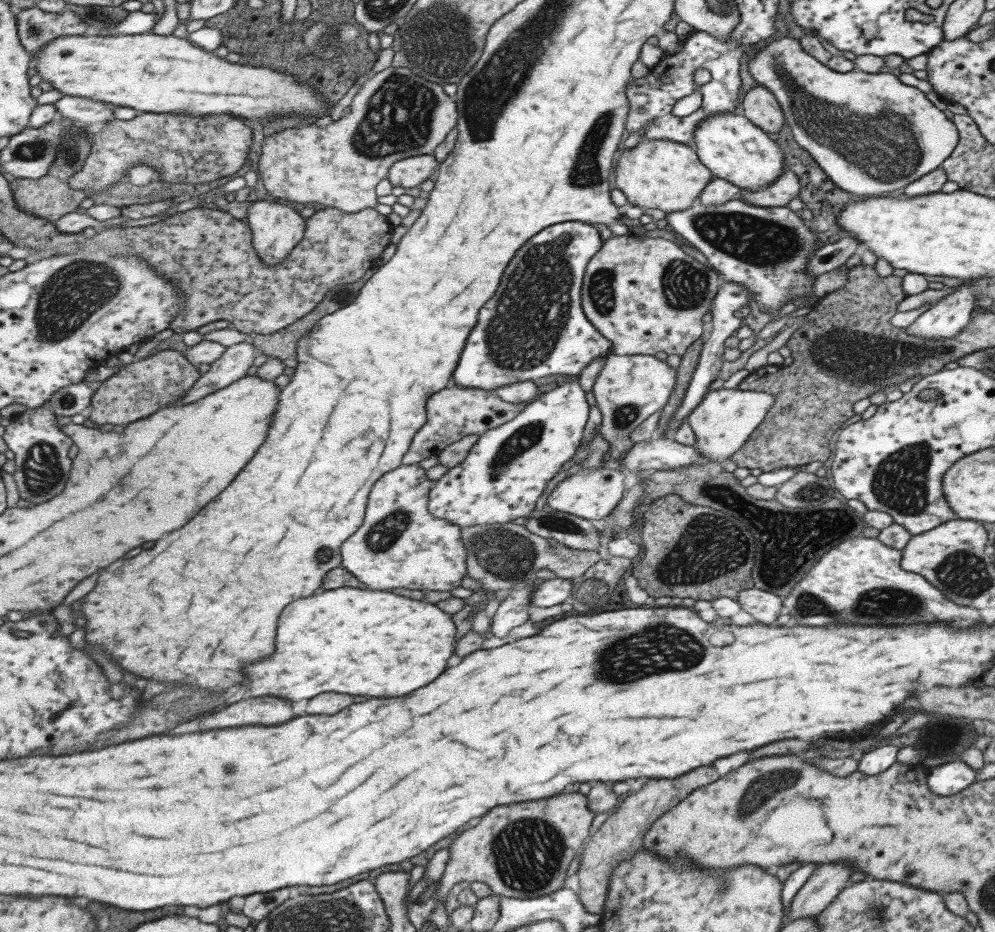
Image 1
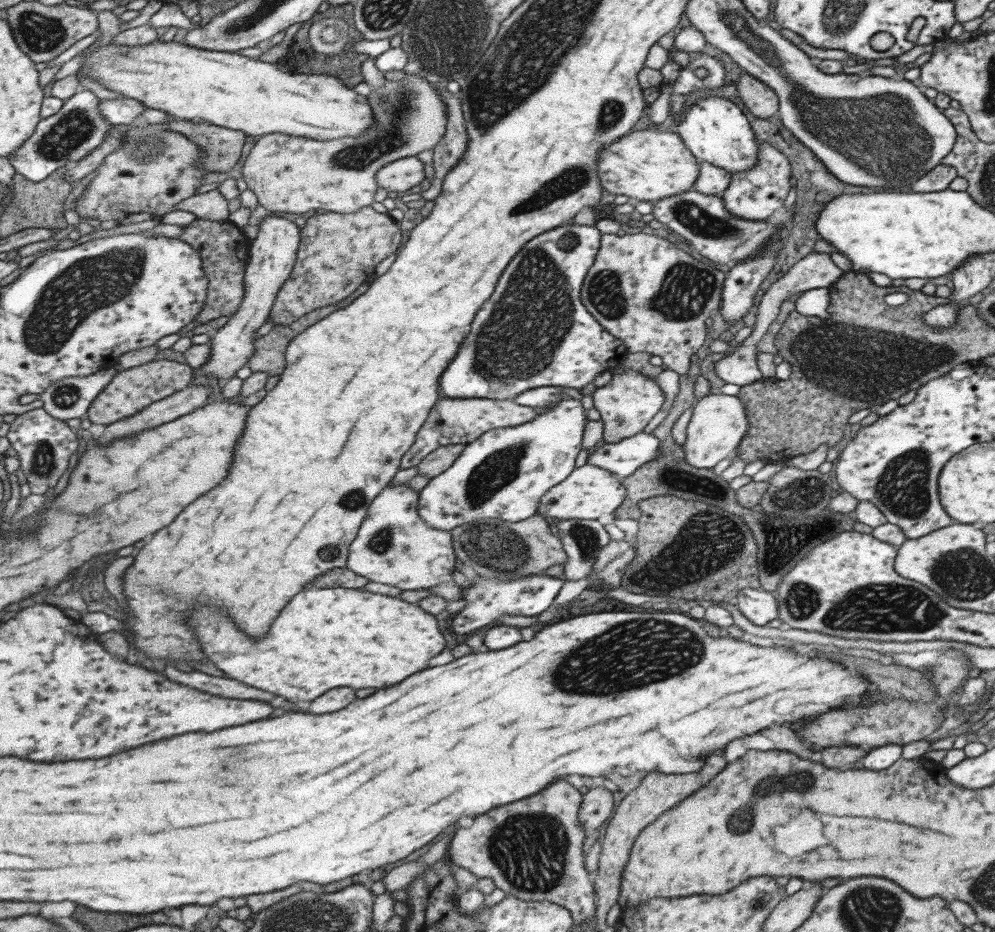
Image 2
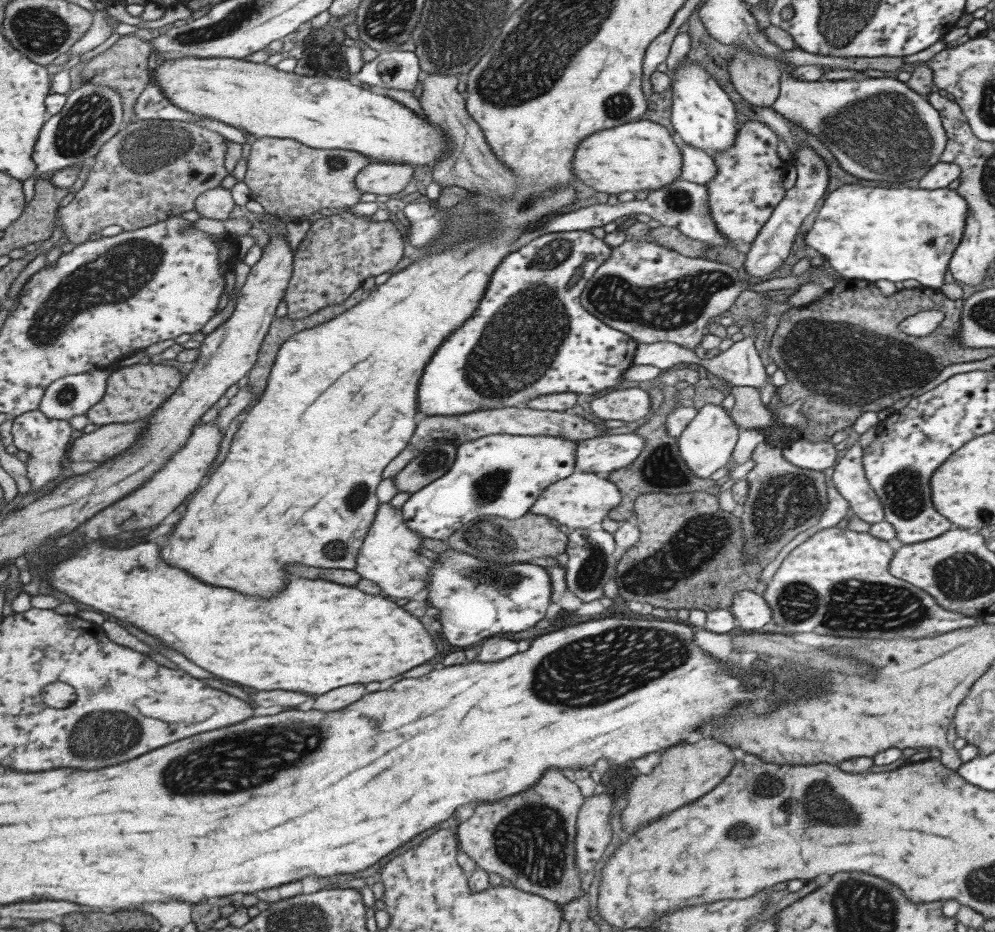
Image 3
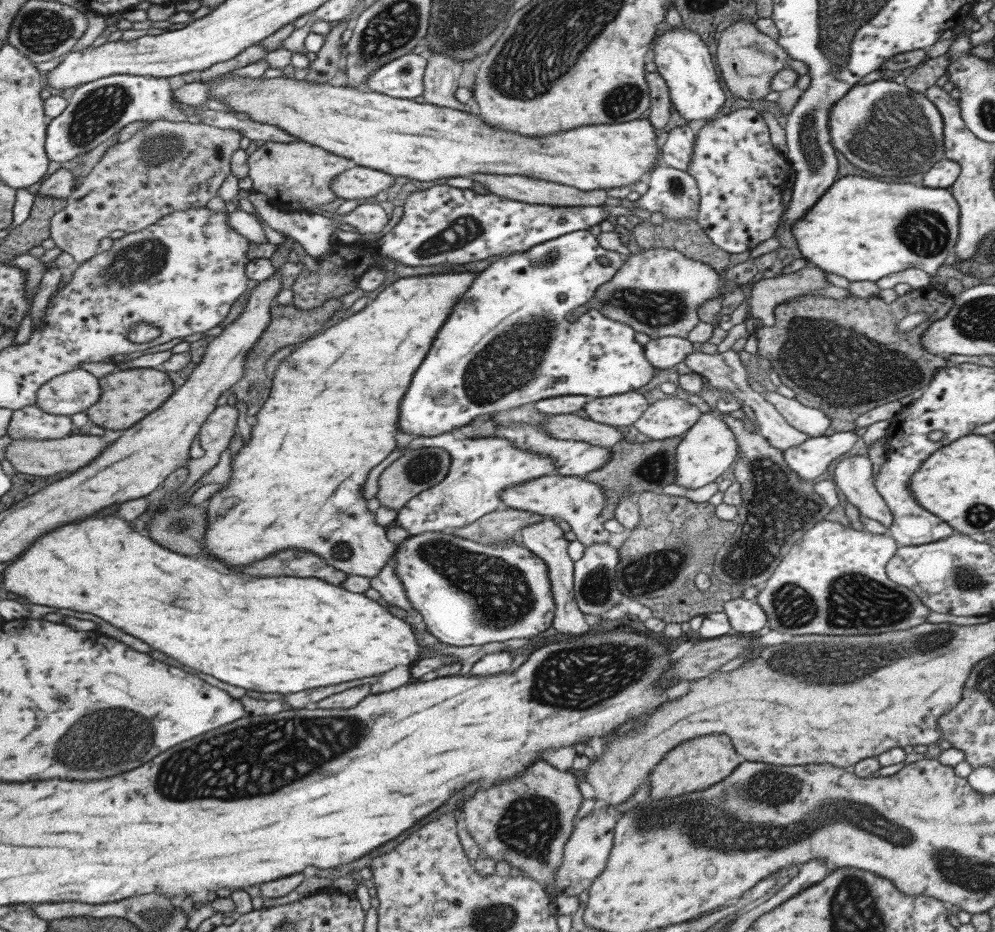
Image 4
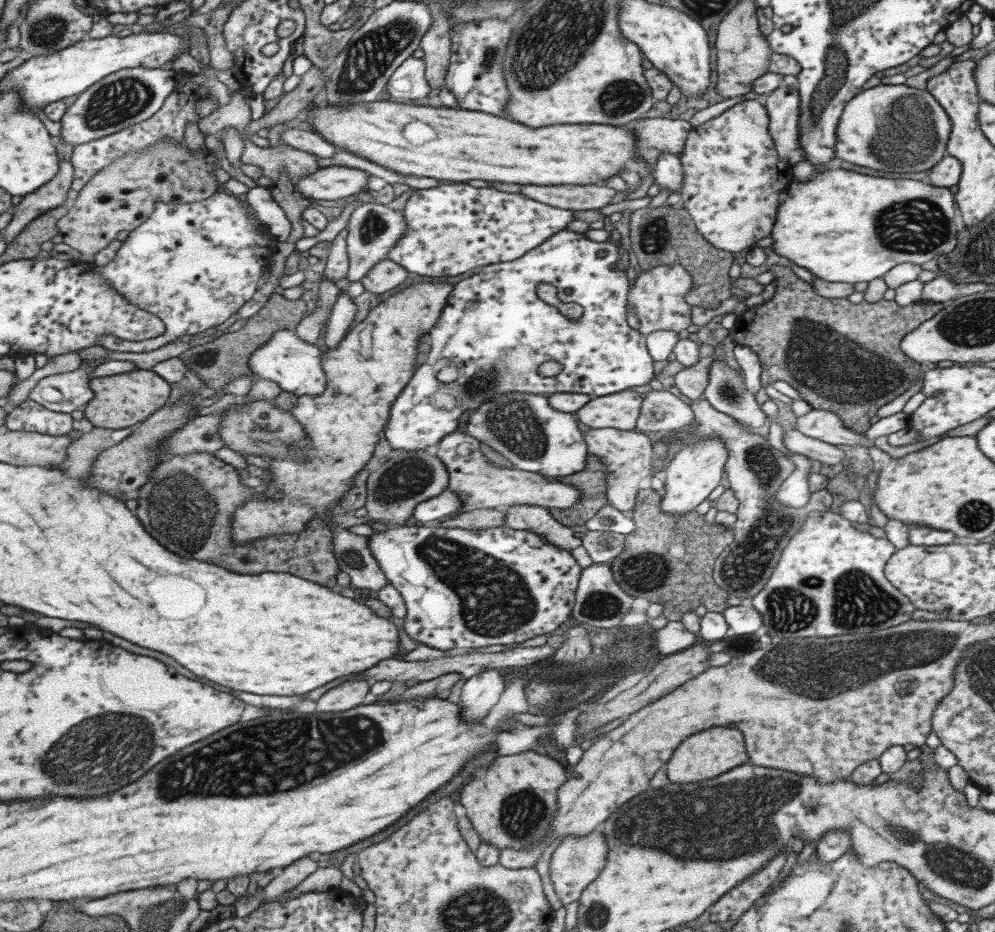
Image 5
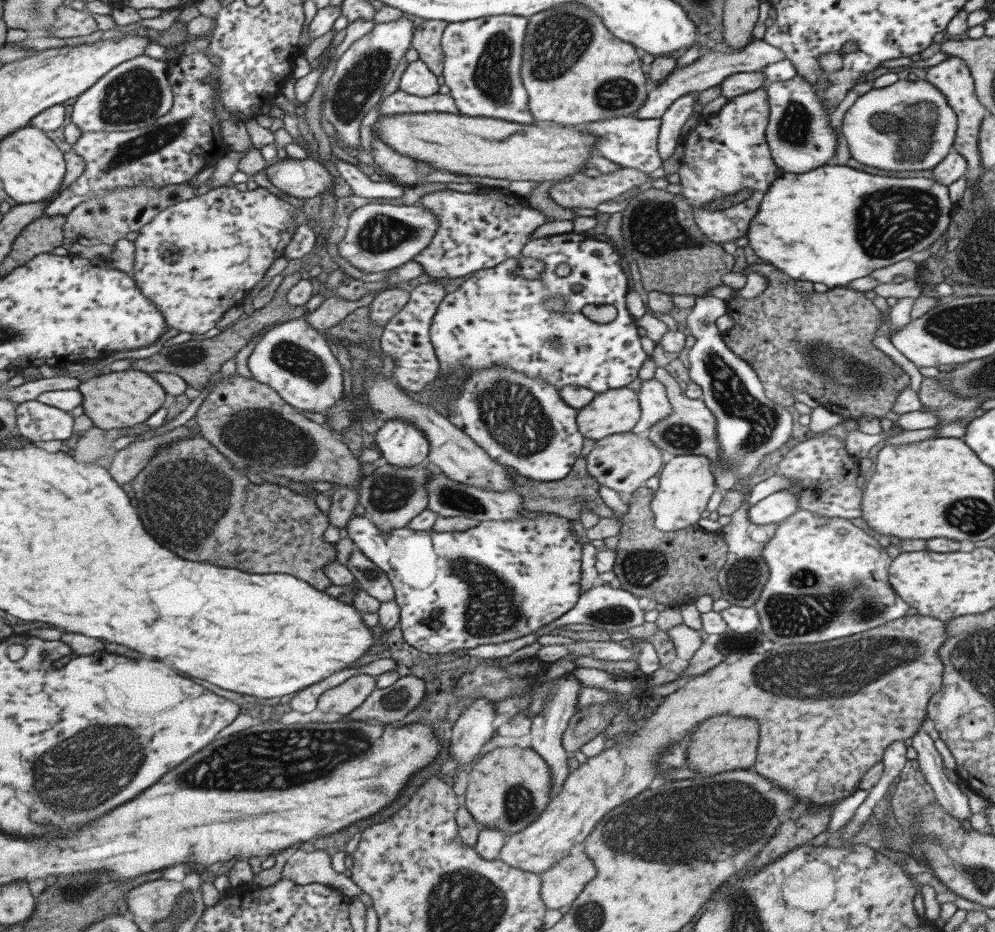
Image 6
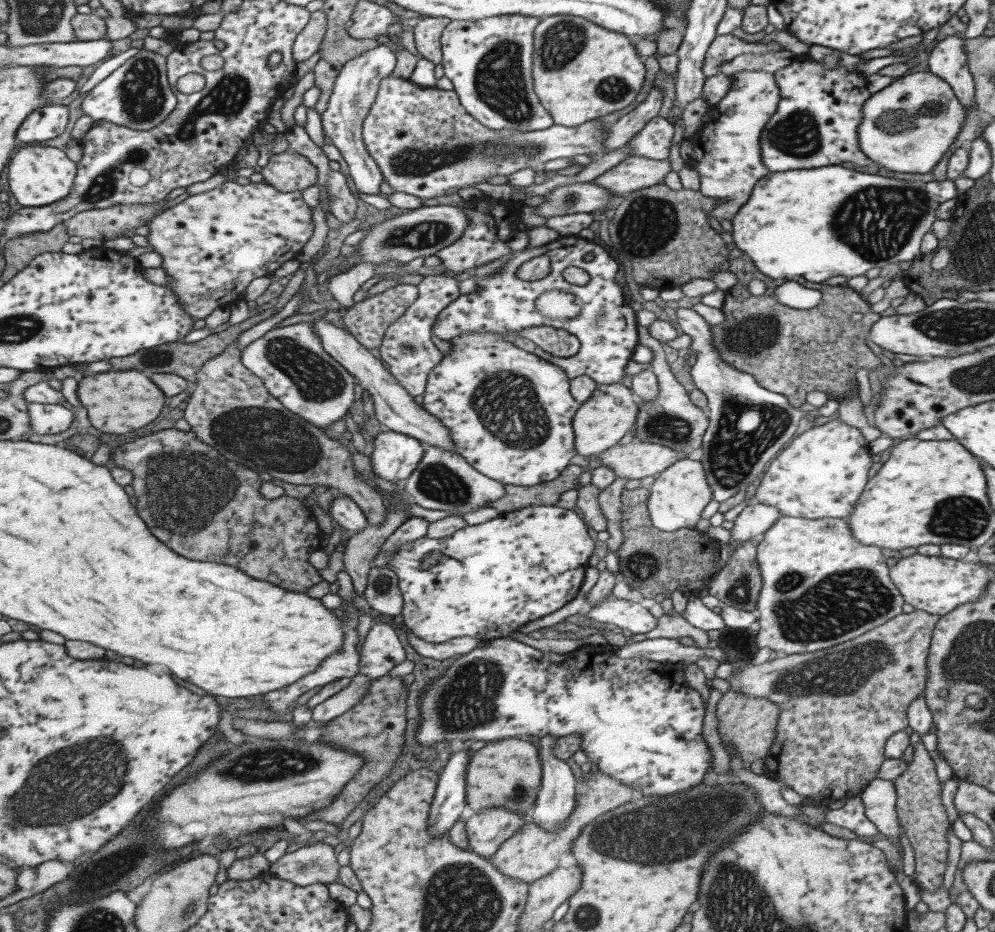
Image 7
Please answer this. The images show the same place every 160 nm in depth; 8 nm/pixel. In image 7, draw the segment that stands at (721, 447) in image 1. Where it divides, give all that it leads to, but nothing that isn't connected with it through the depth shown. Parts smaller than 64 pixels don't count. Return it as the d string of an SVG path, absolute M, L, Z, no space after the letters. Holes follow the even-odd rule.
M683 457L654 476L648 490L646 509L652 526L663 532L677 532L681 528L693 529L699 522L701 510L712 499L710 486L699 462Z

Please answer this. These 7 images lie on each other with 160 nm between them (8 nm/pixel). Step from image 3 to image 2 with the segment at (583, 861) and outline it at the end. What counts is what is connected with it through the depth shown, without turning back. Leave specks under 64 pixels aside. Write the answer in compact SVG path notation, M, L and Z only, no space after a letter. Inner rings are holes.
M602 787L583 789L578 821L584 830L599 828L613 812L612 792Z

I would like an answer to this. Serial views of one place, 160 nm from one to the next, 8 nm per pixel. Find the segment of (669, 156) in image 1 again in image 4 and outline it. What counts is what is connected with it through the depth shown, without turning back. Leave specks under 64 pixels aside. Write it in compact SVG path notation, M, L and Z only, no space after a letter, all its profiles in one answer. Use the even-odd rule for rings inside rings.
M284 73L280 77L262 79L257 78L243 78L243 77L229 77L224 75L215 76L209 81L203 81L205 86L206 95L210 92L214 98L219 98L227 104L227 106L235 112L243 112L250 118L249 120L261 124L270 124L280 128L283 132L294 136L297 141L305 142L307 144L322 148L331 154L349 159L355 165L362 167L372 168L376 171L384 172L385 174L395 176L405 176L405 178L413 180L420 180L427 182L428 180L439 180L439 178L455 178L455 176L469 177L475 173L497 173L498 175L521 175L529 178L553 182L555 184L563 184L581 191L606 191L607 188L619 188L634 186L635 182L640 179L645 179L649 170L658 164L658 155L660 149L657 148L655 143L657 131L651 126L647 118L642 117L629 122L622 122L621 124L589 124L587 126L578 126L577 128L570 128L563 132L556 132L549 136L523 136L522 134L515 134L508 130L501 130L500 128L493 128L485 124L477 114L463 112L462 110L455 110L454 108L443 108L433 106L427 103L417 103L411 99L391 98L386 94L379 94L369 90L359 90L353 87L332 86L330 83L317 83L307 82L293 79L290 74Z

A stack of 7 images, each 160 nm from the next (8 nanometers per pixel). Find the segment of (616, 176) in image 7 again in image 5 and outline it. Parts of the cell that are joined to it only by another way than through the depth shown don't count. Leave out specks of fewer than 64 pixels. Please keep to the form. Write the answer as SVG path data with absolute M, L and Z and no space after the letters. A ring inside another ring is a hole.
M603 184L597 185L558 185L558 186L519 186L519 193L523 196L547 204L553 208L569 211L586 211L600 209L616 194L614 189Z

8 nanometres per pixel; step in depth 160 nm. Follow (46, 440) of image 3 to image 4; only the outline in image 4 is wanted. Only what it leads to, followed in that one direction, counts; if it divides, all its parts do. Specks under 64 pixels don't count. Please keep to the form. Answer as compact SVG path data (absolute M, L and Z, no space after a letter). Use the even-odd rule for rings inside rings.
M32 404L14 411L8 435L14 440L53 440L67 436L71 428L69 416L47 414Z

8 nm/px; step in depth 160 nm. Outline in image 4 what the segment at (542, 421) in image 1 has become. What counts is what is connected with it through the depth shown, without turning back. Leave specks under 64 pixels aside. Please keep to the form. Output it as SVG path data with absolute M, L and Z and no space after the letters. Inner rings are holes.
M447 432L437 436L416 436L400 447L402 451L436 447L446 450L450 456L450 466L443 480L411 497L396 512L396 524L404 528L409 535L429 530L446 532L451 528L461 528L488 512L505 508L500 494L508 486L539 478L544 474L556 473L553 462L547 455L522 451L509 439L501 437L459 439Z

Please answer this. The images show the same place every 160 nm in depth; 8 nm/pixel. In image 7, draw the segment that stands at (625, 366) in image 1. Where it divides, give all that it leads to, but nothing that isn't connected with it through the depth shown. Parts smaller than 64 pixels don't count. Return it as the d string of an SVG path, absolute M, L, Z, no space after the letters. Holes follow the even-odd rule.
M620 382L596 385L592 395L580 403L572 418L576 454L593 456L617 444L631 430L637 411L636 396Z

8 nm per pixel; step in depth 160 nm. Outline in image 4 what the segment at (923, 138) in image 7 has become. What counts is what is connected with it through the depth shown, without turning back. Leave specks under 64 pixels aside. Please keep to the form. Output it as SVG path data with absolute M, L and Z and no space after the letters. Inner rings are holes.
M879 78L868 84L855 83L840 99L837 99L829 109L827 119L831 146L841 152L847 162L851 162L859 170L869 170L871 176L879 176L879 180L907 180L907 184L919 184L919 176L923 176L938 160L944 158L942 139L942 118L934 104L927 100L924 93L909 90L904 84L897 84L892 79Z

